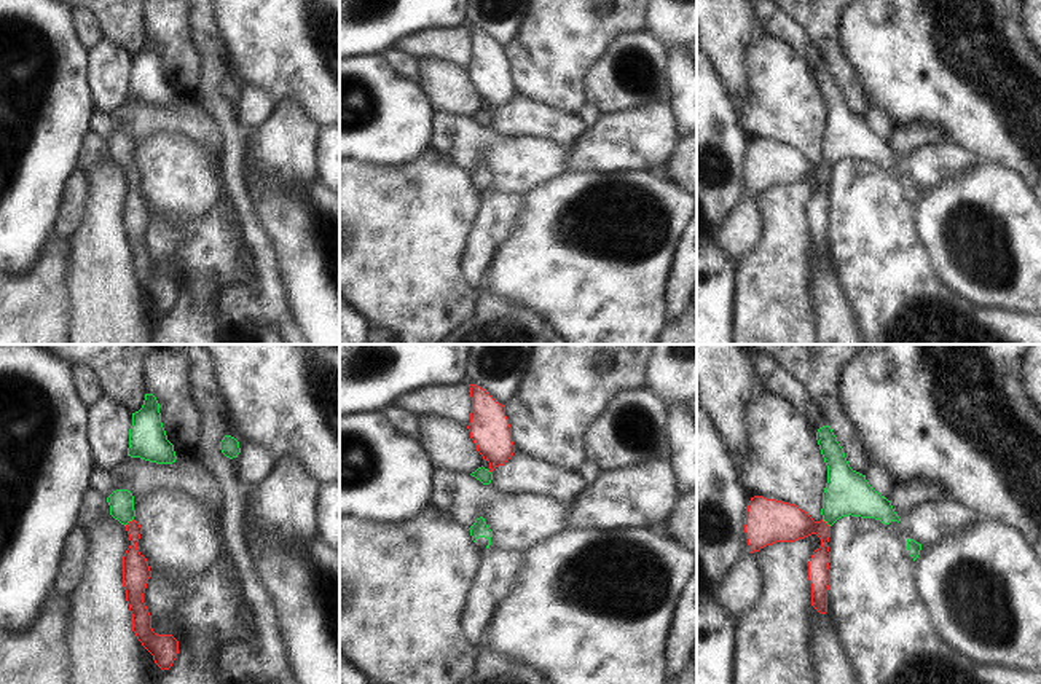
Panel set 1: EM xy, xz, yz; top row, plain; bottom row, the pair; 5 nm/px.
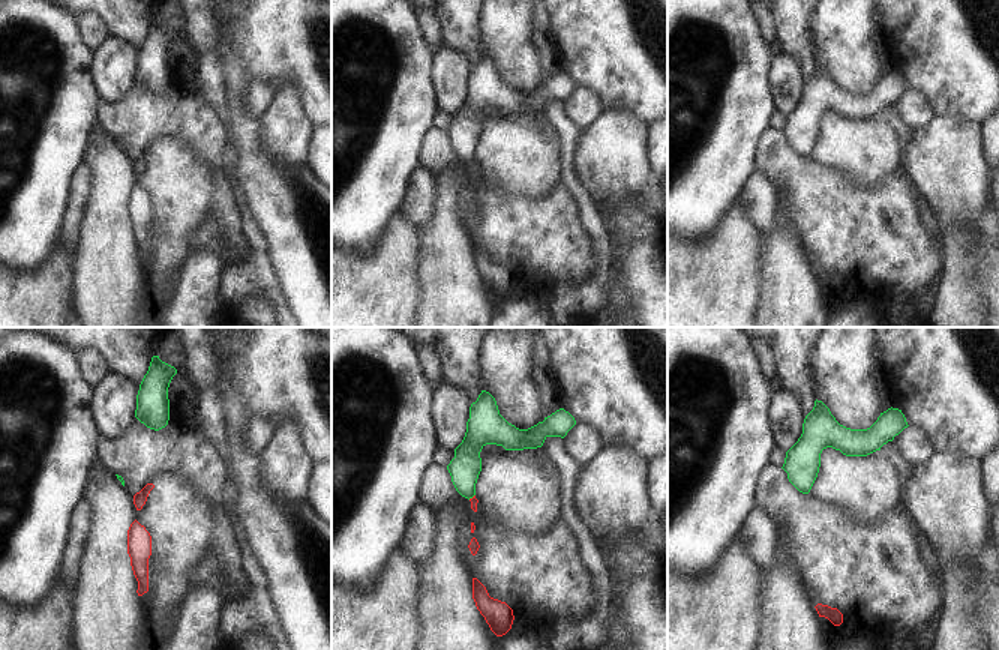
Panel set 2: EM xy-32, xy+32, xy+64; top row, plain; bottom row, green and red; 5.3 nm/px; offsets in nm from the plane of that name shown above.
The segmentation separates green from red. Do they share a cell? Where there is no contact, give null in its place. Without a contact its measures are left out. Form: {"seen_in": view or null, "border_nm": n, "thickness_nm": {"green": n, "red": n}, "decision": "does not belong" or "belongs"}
{"seen_in": "xy", "border_nm": 60, "thickness_nm": {"green": 130, "red": 140}, "decision": "belongs"}

